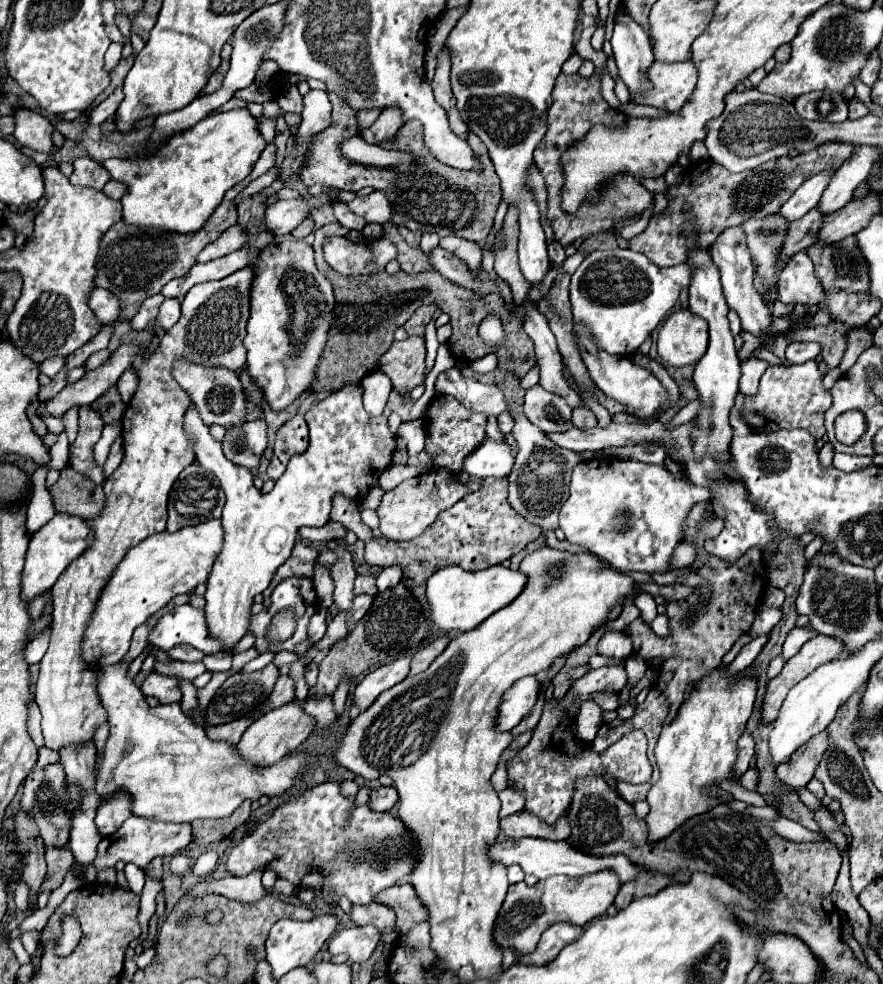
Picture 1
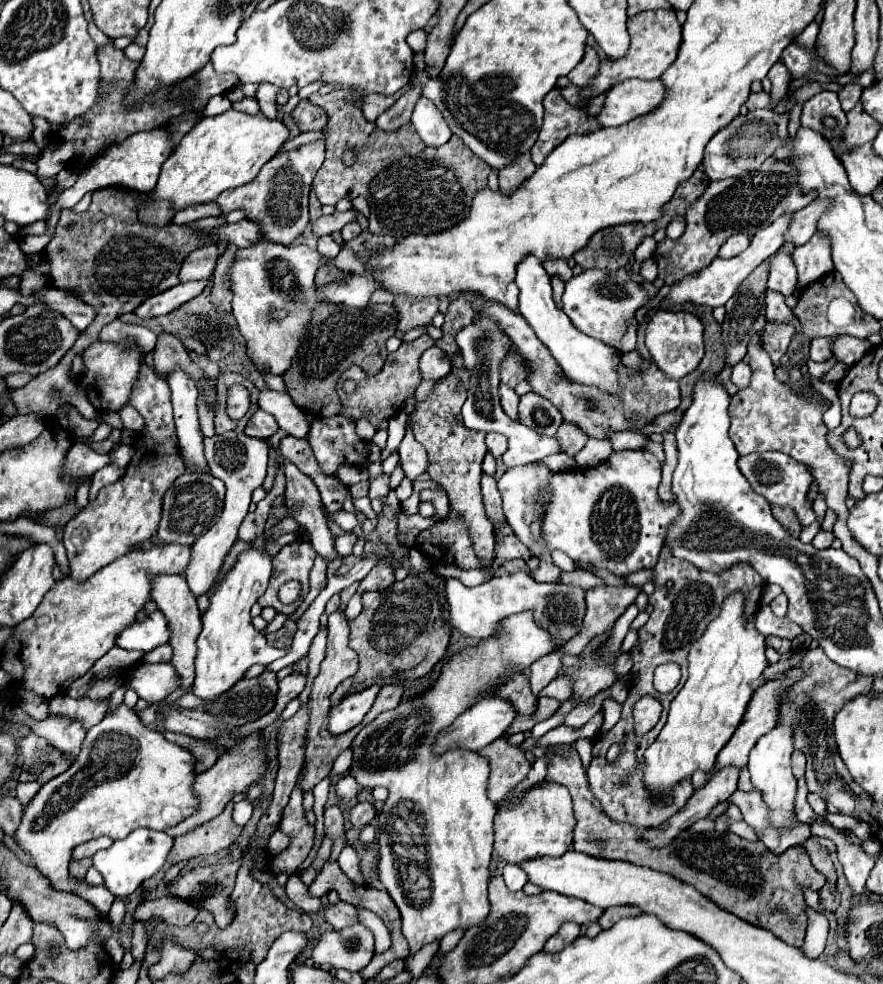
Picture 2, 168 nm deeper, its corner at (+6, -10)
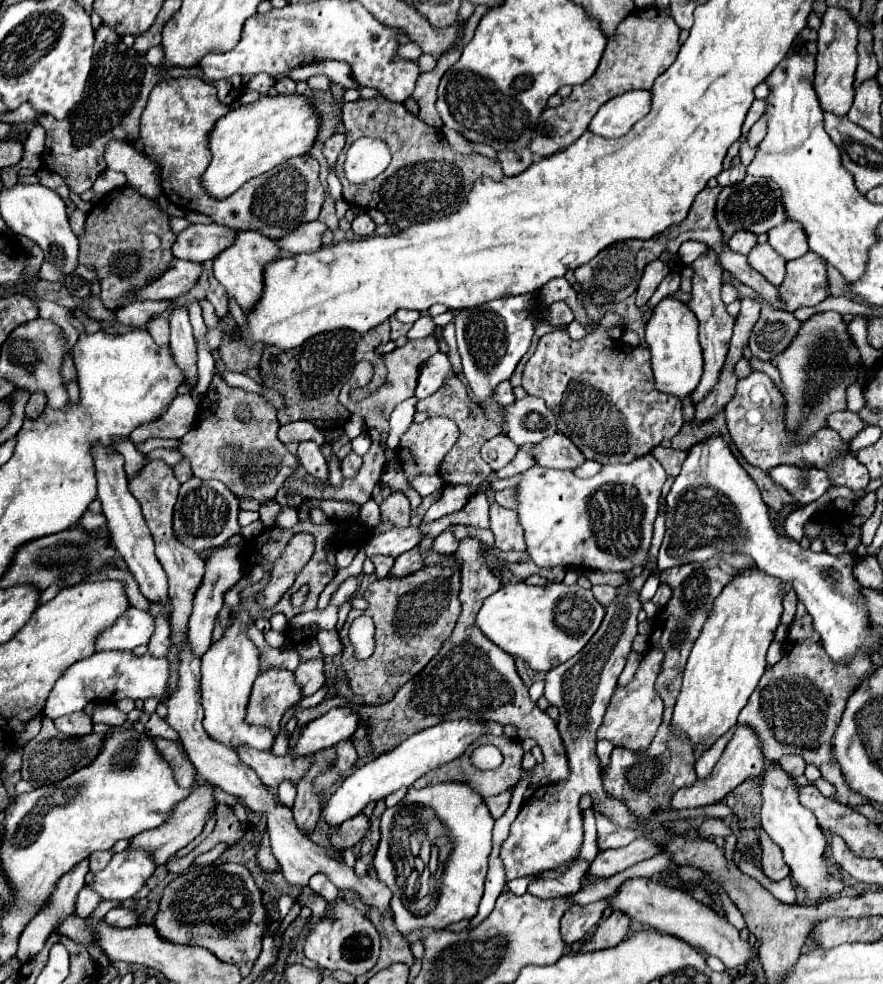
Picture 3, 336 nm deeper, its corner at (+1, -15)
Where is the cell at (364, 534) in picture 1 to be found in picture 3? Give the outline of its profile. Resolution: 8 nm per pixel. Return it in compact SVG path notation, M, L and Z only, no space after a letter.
M302 441L298 447L298 459L314 479L328 481L328 465L320 451L320 445L316 445L314 441Z

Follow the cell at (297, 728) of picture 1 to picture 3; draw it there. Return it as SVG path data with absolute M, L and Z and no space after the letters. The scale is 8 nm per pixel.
M212 785L194 787L192 793L190 793L184 801L180 801L180 803L174 805L174 809L170 811L168 819L166 819L160 827L136 835L136 837L130 841L130 847L132 847L132 849L144 849L144 851L148 851L150 857L152 857L152 861L154 861L156 865L164 865L176 851L180 851L182 847L186 847L194 837L198 837L198 835L202 833L204 821L206 821L206 817L208 817L208 815L212 813L212 809L214 809L214 795L212 795L212 791L214 791Z

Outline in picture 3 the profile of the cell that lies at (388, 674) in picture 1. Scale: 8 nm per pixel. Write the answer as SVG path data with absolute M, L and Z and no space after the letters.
M348 707L332 709L324 713L320 719L310 721L302 729L294 745L294 755L306 757L320 749L334 747L340 739L350 739L356 727L358 727L358 719L352 711L348 711Z

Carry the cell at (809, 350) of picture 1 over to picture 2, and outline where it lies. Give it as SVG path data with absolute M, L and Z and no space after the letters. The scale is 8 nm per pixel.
M835 336L831 338L815 338L811 340L811 348L809 348L809 360L815 362L825 362L831 358L831 342L835 340Z

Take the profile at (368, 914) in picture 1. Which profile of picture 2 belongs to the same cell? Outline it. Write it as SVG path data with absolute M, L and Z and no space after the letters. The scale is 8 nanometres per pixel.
M339 902L335 906L325 906L323 910L327 922L335 928L335 930L343 930L351 924L357 924L359 922L359 916L357 916L357 908L353 904L347 904L347 902Z

